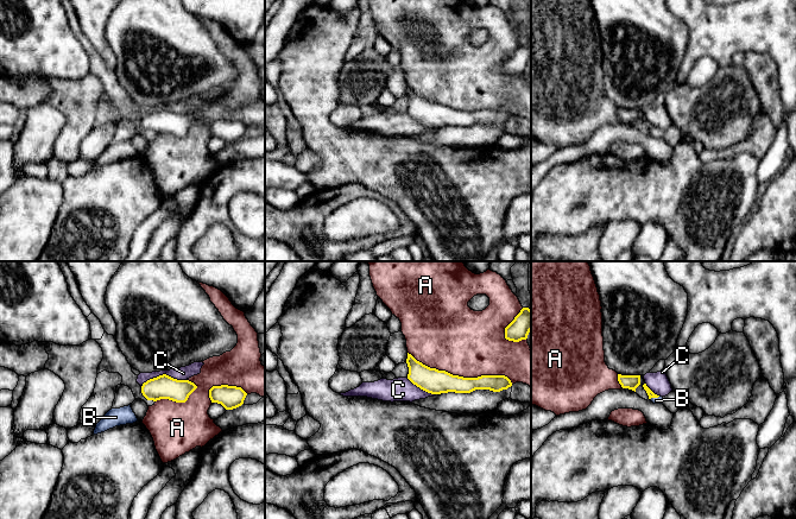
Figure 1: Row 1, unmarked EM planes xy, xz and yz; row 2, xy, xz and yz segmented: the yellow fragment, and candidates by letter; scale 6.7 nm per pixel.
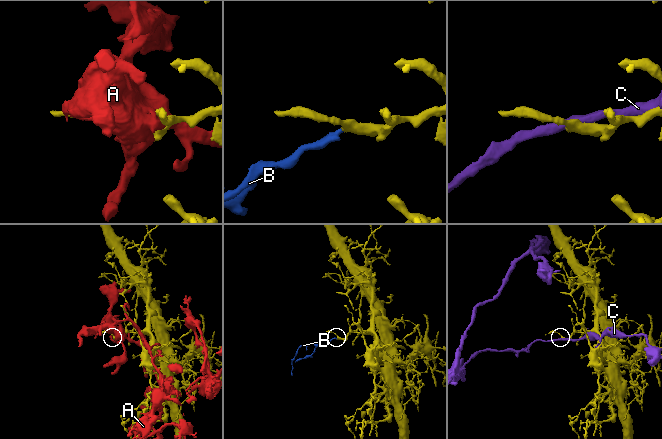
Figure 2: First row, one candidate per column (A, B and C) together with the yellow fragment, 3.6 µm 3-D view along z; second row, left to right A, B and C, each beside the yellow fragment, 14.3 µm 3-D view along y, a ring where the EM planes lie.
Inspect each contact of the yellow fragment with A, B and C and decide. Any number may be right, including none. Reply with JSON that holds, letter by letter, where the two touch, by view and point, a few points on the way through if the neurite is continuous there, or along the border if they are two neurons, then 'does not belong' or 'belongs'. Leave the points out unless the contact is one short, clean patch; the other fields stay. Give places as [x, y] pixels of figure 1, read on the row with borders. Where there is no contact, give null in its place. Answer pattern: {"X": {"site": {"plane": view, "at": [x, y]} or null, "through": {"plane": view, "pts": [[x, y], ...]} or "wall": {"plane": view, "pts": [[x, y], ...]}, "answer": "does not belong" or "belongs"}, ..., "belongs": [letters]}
{"A": {"site": {"plane": "xz", "at": [461, 377]}, "answer": "does not belong"}, "B": {"site": {"plane": "yz", "at": [655, 397]}, "through": {"plane": "yz", "pts": [[650, 393], [655, 397], [656, 400]]}, "answer": "belongs"}, "C": {"site": {"plane": "xy", "at": [163, 374]}, "answer": "does not belong"}, "belongs": ["B"]}

